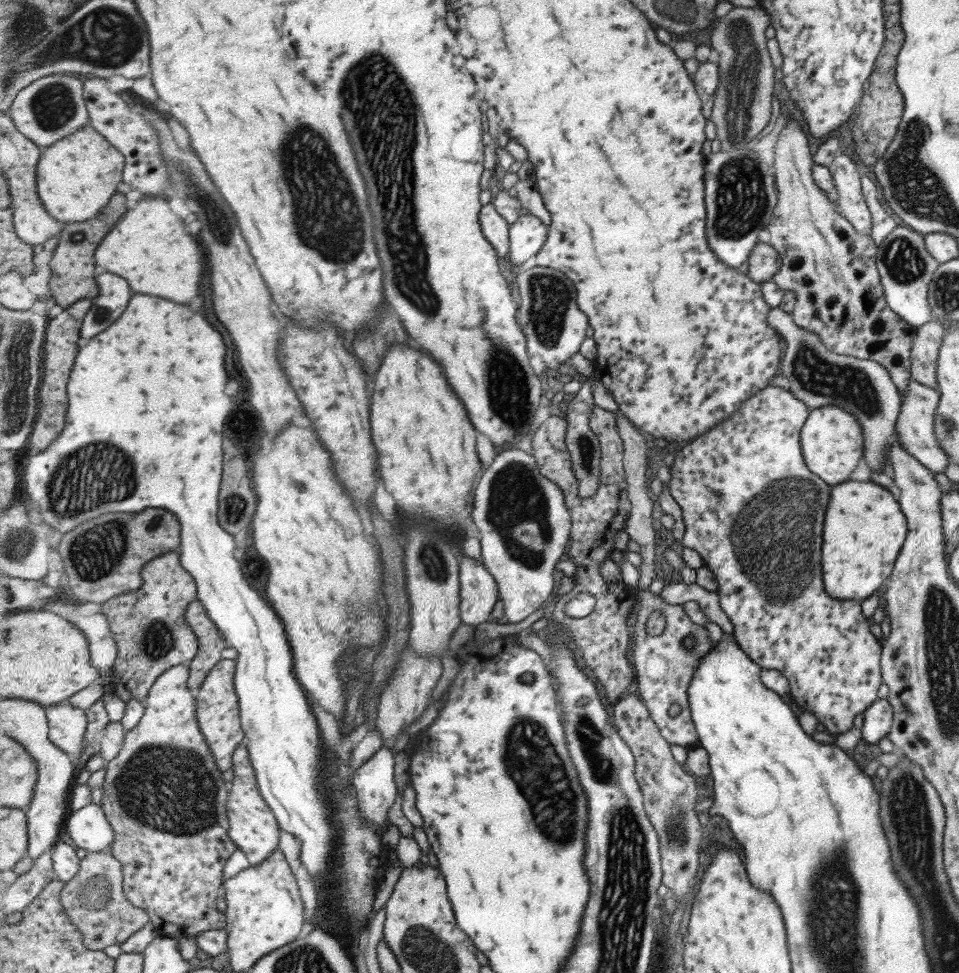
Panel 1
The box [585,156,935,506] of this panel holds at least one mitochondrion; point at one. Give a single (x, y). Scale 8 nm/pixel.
(820, 377)

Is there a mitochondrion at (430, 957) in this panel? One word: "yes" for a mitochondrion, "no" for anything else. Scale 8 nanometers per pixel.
yes

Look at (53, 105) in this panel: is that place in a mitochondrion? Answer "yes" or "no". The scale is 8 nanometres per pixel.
yes

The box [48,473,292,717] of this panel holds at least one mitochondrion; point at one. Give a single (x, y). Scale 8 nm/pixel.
(97, 552)

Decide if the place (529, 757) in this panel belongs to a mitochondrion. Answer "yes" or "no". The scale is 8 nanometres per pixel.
yes

